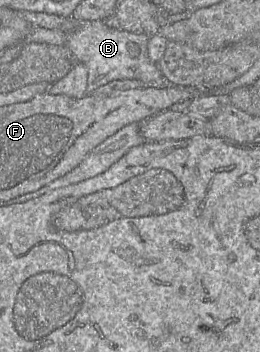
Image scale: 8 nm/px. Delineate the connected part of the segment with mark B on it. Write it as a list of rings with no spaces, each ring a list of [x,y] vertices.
[[[79,20],[77,27],[66,35],[67,46],[75,56],[76,63],[80,62],[88,69],[87,94],[120,79],[136,79],[146,87],[165,88],[172,85],[149,58],[147,47],[150,35],[146,33],[128,32],[103,20]]]

